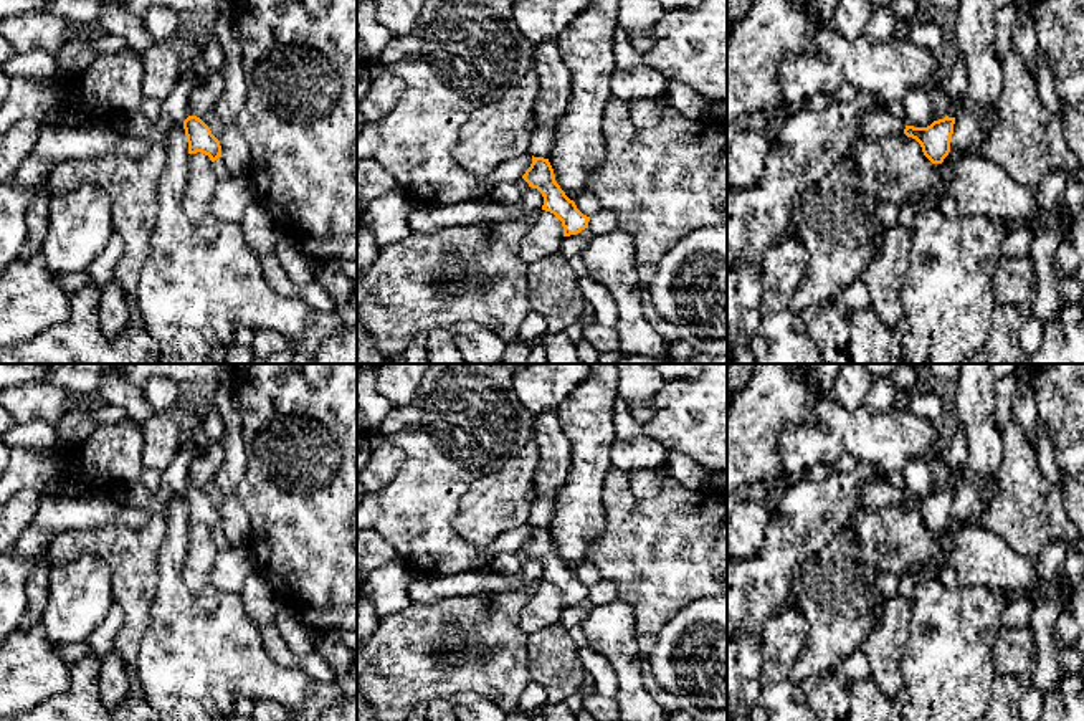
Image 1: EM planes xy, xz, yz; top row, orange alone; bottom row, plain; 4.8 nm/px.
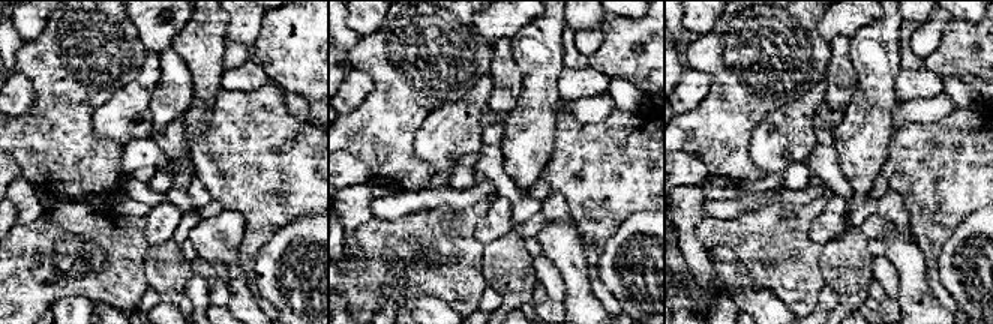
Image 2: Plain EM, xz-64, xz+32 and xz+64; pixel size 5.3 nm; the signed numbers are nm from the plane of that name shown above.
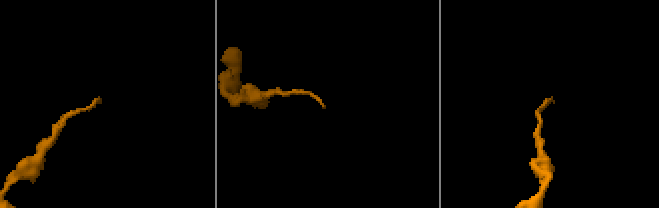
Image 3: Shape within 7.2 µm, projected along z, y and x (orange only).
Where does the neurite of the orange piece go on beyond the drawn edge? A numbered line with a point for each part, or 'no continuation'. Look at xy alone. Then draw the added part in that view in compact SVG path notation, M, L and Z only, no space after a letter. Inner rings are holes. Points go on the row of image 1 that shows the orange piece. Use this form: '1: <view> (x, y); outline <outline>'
1: xy (222, 174); outline M218 157L215 162L212 162L212 167L215 170L218 182L223 182L230 177L230 172L226 170L221 157Z

